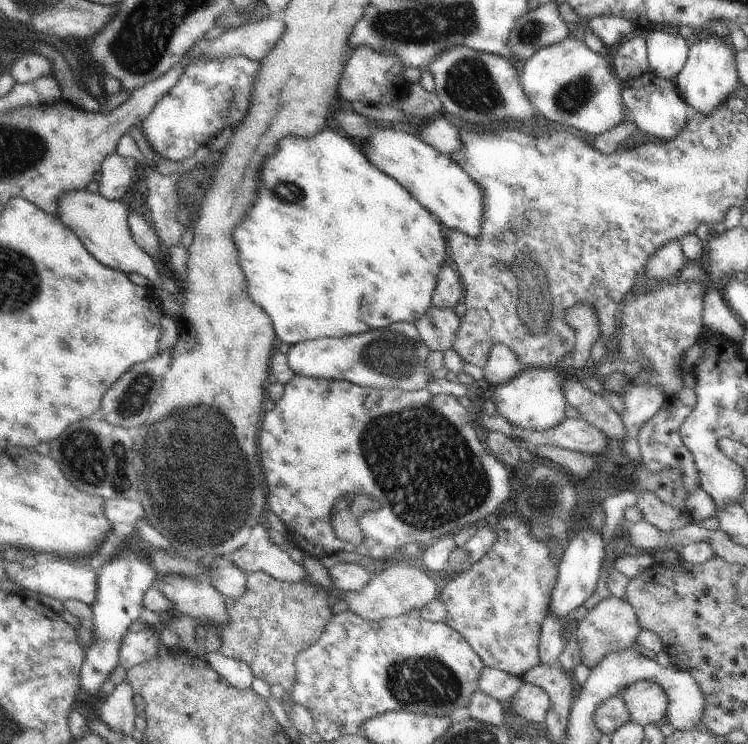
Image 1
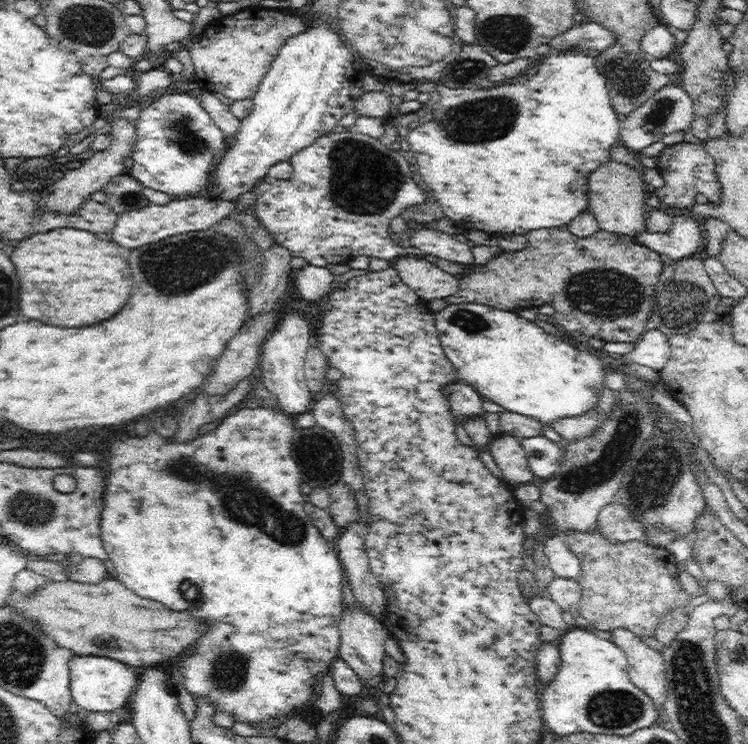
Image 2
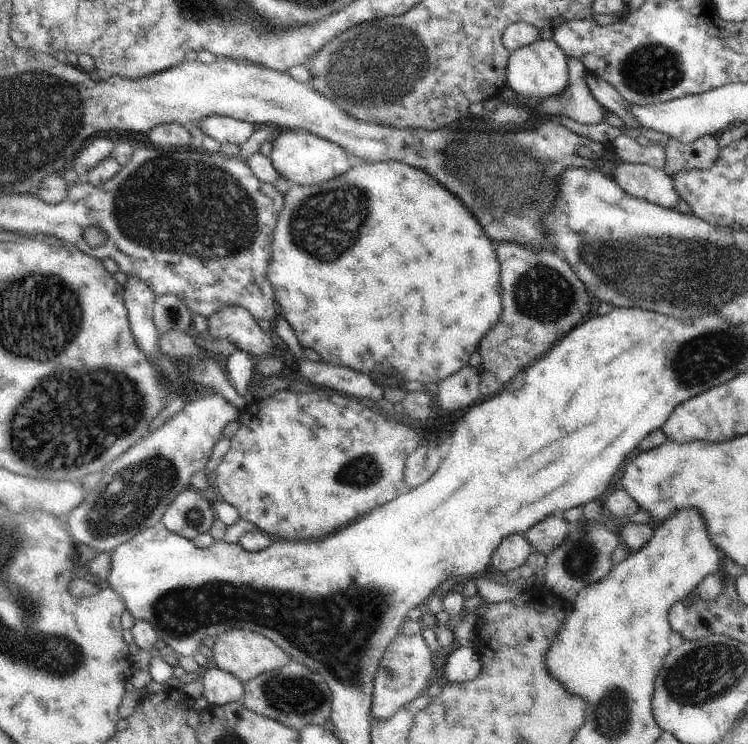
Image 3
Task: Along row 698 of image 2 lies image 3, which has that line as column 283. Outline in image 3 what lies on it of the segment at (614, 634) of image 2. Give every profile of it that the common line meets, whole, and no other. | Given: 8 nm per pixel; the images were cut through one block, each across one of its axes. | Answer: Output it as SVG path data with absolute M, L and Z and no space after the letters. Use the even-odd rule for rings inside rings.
M246 629L226 631L215 637L213 648L206 653L209 655L212 665L232 673L243 684L265 672L282 668L285 663L292 661L292 658L269 638Z

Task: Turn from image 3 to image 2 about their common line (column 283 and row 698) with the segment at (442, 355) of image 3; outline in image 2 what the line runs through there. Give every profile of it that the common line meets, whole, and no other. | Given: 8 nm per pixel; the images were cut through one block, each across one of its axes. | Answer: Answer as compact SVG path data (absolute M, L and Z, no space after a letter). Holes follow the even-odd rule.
M242 406L239 409L235 409L231 414L228 414L223 420L219 421L213 431L205 433L203 435L198 435L196 438L193 438L188 442L178 442L167 437L162 437L160 433L157 433L155 430L146 430L144 434L128 432L126 436L116 436L116 438L110 438L106 442L100 442L98 444L98 450L102 450L101 454L107 456L106 462L110 466L110 474L105 478L105 489L103 492L103 509L101 512L100 519L100 536L103 542L103 547L107 552L107 558L112 560L114 565L114 570L112 576L120 578L130 590L134 590L138 596L142 598L154 598L154 600L160 600L164 602L168 608L172 610L190 610L190 613L202 620L206 620L210 624L210 630L204 638L200 638L196 642L196 650L192 656L182 656L182 661L178 665L178 669L182 671L182 683L183 688L186 689L194 698L196 697L208 697L214 705L216 705L216 711L225 711L228 713L234 714L234 722L242 721L248 724L256 724L256 722L267 721L273 719L274 717L281 717L286 715L286 718L291 717L292 715L300 715L301 717L314 715L314 710L311 709L312 701L316 701L318 698L319 684L322 677L322 673L328 672L331 668L332 661L335 658L339 657L339 644L340 644L340 635L339 635L339 622L340 618L344 611L344 606L342 603L342 566L340 565L340 559L338 558L338 553L336 549L328 546L326 539L320 534L320 531L314 526L310 515L305 511L305 502L307 497L300 492L300 470L296 465L295 458L291 455L291 442L292 436L294 434L294 422L292 417L288 418L286 414L280 412L280 408L268 408L268 407L258 407L250 408Z

